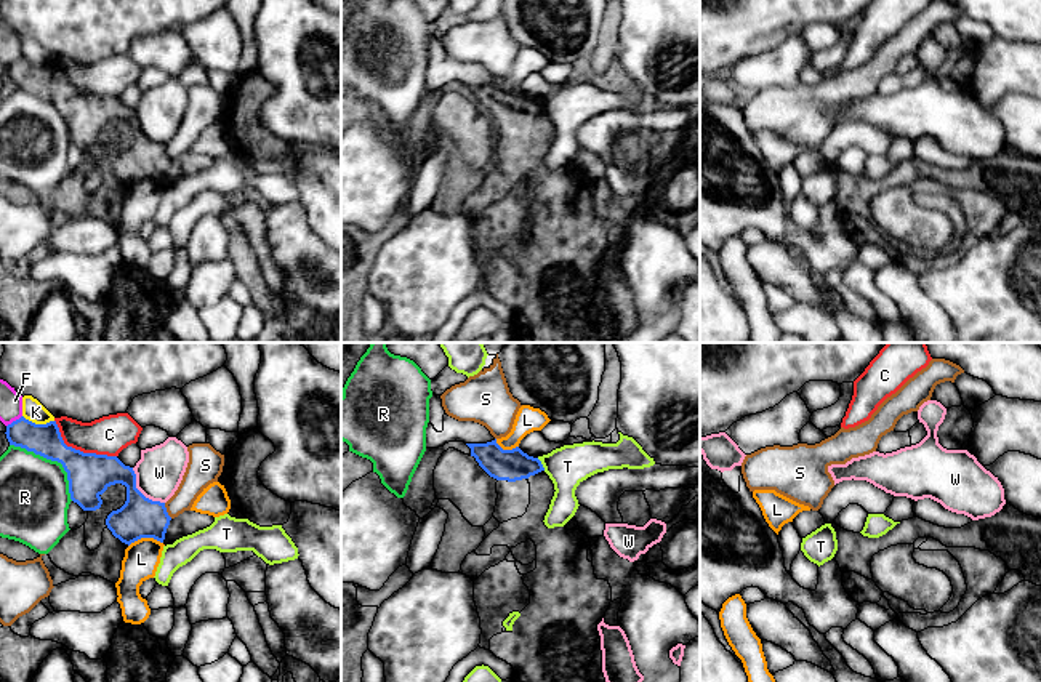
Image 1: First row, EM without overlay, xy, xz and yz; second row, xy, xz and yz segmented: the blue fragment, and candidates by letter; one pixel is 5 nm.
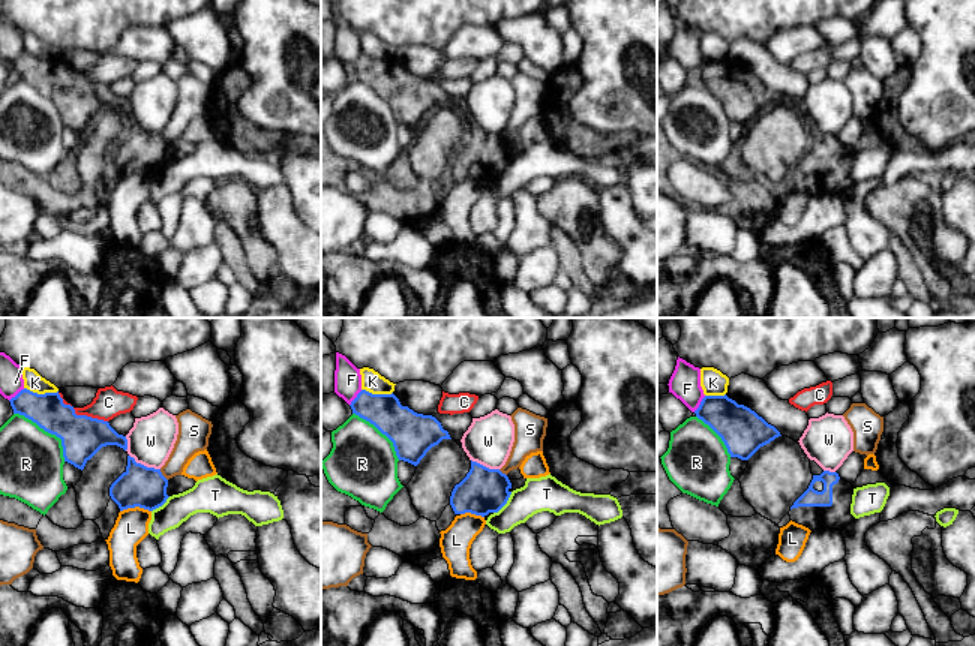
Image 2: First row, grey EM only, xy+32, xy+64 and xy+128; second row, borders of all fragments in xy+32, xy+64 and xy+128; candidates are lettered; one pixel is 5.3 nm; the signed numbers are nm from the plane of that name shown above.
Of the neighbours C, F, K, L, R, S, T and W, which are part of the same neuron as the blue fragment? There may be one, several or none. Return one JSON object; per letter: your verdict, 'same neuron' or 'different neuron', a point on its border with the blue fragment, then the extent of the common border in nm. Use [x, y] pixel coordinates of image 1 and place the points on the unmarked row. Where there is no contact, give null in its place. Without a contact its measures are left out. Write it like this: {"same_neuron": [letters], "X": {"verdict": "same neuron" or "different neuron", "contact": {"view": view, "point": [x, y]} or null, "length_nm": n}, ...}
{"same_neuron": [], "C": {"verdict": "different neuron", "contact": {"view": "xy", "point": [79, 92]}, "length_nm": 360}, "F": {"verdict": "different neuron", "contact": {"view": "xy", "point": [13, 63]}, "length_nm": 100}, "K": {"verdict": "different neuron", "contact": {"view": "xy", "point": [39, 66]}, "length_nm": 160}, "L": {"verdict": "different neuron", "contact": {"view": "xy", "point": [144, 178]}, "length_nm": 180}, "R": {"verdict": "different neuron", "contact": {"view": "xy", "point": [53, 101]}, "length_nm": 420}, "S": {"verdict": "different neuron", "contact": {"view": "xy", "point": [165, 152]}, "length_nm": 90}, "T": {"verdict": "different neuron", "contact": {"view": "xz", "point": [542, 106]}, "length_nm": 80}, "W": {"verdict": "different neuron", "contact": {"view": "xy", "point": [140, 133]}, "length_nm": 240}}

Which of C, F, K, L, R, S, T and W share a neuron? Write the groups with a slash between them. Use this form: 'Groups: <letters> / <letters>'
Groups: C / F / K / L / R / S / T / W

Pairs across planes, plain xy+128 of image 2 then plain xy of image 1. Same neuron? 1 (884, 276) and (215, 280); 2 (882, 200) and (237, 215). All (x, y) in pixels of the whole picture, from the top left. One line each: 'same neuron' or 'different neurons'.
1: same neuron
2: same neuron

